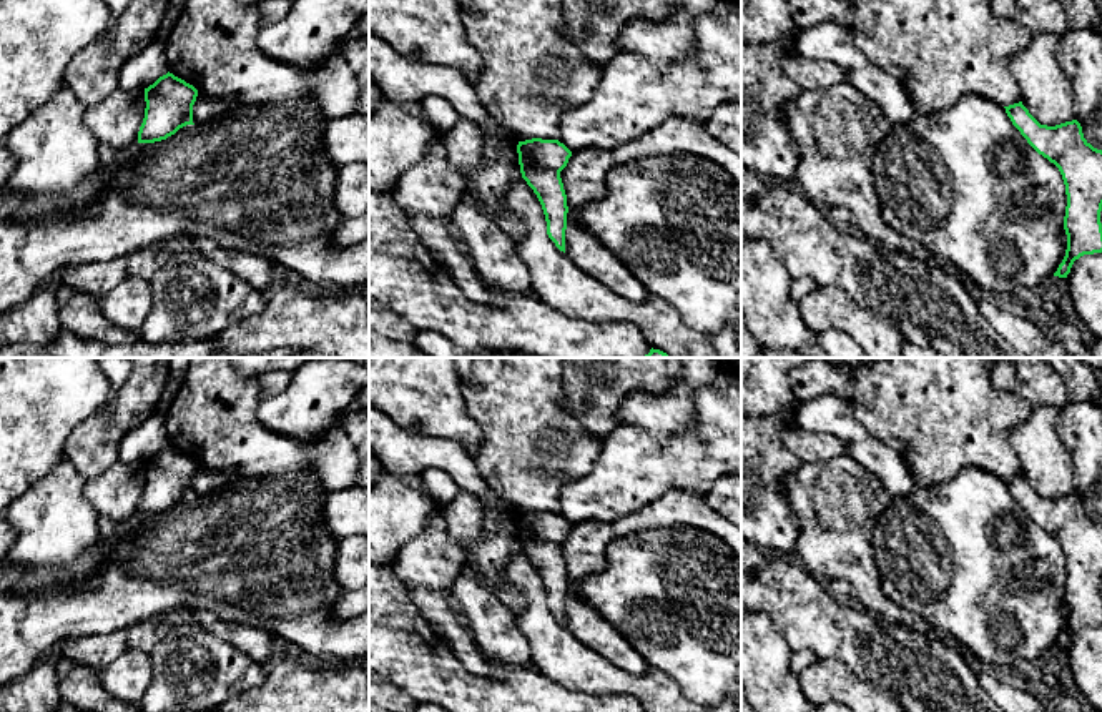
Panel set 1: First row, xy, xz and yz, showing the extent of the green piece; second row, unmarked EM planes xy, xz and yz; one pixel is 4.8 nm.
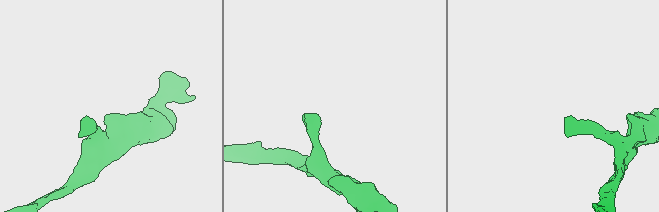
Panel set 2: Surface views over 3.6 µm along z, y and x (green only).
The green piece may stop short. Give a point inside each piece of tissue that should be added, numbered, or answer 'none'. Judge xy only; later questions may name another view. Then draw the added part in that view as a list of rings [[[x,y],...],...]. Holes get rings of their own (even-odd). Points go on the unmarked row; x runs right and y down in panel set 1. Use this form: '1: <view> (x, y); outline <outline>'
none

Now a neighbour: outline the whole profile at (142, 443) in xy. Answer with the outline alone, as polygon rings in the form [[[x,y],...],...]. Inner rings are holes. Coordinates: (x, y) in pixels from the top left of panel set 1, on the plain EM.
[[[155,413],[123,438],[120,444],[120,456],[123,461],[145,462],[168,444],[166,418]]]

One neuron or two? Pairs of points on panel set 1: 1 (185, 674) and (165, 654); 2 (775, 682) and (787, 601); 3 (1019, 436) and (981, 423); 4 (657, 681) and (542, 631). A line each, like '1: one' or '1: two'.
1: one
2: two
3: two
4: one

